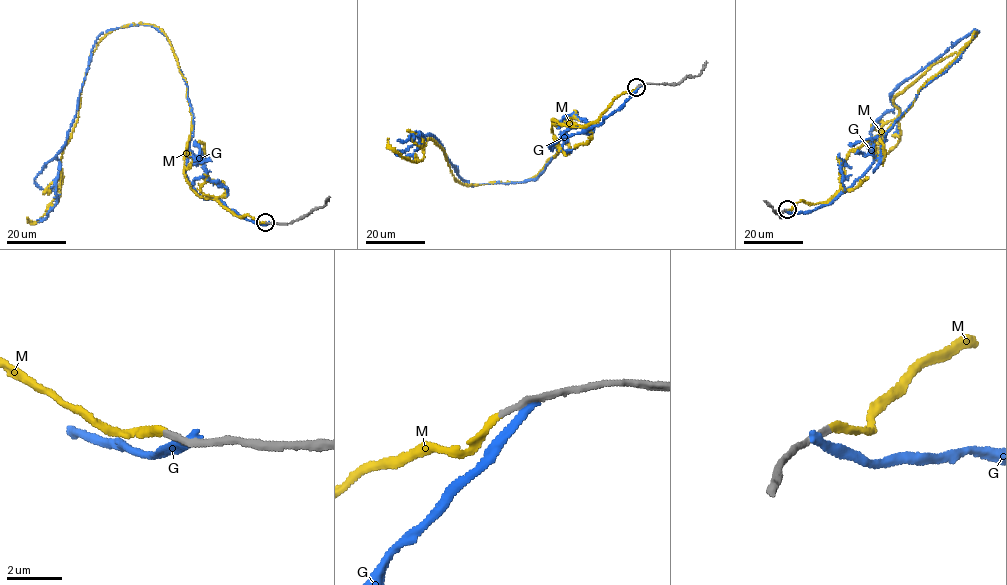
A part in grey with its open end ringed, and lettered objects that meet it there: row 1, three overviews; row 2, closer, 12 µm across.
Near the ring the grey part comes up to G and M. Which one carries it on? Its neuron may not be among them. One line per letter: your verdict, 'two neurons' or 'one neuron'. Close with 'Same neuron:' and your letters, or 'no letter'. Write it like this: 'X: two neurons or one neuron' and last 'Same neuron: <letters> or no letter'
G: two neurons
M: one neuron
Same neuron: M

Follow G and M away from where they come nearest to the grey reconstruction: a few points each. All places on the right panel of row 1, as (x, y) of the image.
G: (784, 210), (828, 205), (857, 181), (886, 131), (977, 30), (895, 90), (870, 149)
M: (786, 209), (827, 201), (849, 152), (891, 125), (977, 32), (894, 96), (896, 145), (880, 155), (871, 143)

